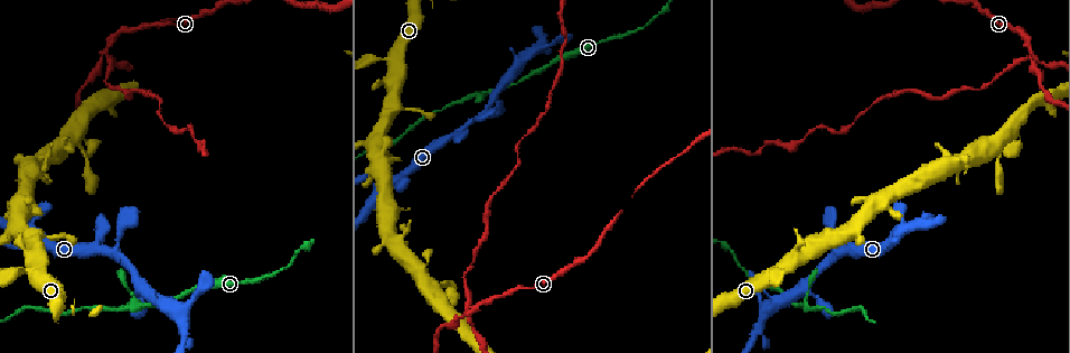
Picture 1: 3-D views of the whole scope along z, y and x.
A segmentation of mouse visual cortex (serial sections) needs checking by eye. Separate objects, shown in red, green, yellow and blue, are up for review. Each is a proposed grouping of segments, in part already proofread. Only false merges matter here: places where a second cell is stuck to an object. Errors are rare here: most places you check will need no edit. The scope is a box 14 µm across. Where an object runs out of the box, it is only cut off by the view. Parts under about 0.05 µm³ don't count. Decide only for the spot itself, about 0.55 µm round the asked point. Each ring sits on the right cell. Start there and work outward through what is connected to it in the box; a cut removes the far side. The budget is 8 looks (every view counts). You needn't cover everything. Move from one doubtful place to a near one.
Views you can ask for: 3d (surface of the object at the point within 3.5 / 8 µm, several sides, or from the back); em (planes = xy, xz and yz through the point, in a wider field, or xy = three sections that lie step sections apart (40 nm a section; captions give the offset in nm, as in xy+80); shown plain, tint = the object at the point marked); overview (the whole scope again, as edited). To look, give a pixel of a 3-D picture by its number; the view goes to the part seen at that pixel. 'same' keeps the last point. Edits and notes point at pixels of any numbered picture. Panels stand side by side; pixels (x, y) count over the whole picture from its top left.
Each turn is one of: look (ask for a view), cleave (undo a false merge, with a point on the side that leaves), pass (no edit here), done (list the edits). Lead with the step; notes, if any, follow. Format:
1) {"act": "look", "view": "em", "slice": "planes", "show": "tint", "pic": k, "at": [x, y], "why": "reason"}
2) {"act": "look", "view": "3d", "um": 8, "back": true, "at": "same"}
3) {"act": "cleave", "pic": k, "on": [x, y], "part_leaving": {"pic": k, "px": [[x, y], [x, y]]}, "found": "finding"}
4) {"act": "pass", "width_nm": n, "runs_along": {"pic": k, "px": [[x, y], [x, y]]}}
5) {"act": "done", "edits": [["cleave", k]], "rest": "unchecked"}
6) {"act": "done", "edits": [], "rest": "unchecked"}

{"act": "look", "view": "3d", "um": 8, "pic": 1, "at": [139, 305], "why": "arms part here"}

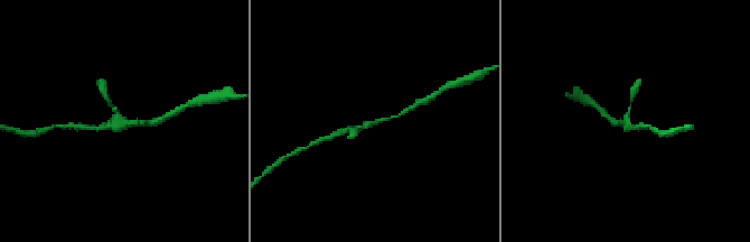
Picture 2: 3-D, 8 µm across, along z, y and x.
{"act": "look", "view": "3d", "um": 3.5, "pic": 2, "at": [123, 122]}

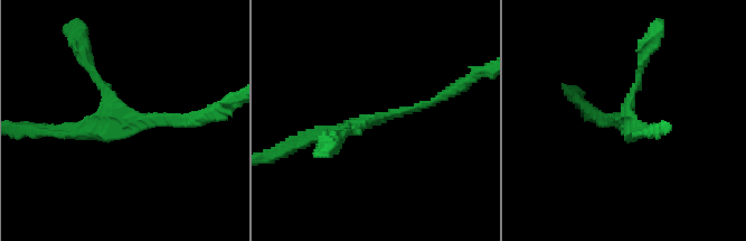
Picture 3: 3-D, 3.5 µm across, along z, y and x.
{"act": "look", "view": "em", "slice": "xy", "step": 3, "show": "tint", "pic": 3, "at": [129, 124], "why": "need the tissue"}

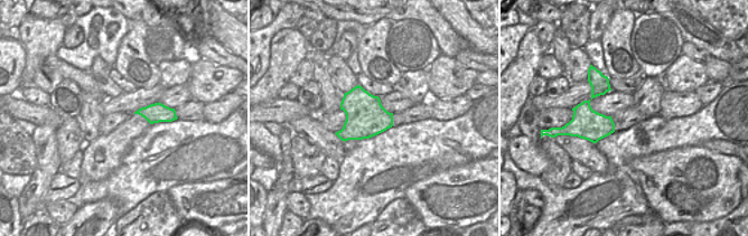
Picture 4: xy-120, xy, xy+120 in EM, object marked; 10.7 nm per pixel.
{"act": "pass", "runs_along": {"pic": 3, "px": [[446, 93], [413, 110], [305, 139]]}, "found": "continuous, no second cell"}

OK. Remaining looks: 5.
{"act": "look", "view": "3d", "um": 3.5, "back": true, "pic": 1, "at": [901, 231], "why": "thin neck"}

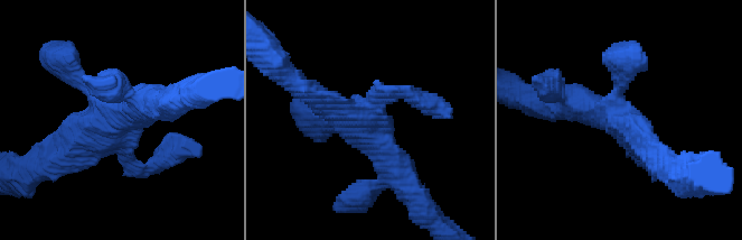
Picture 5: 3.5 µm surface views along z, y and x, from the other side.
{"act": "look", "view": "em", "slice": "xy", "step": 2, "show": "tint", "pic": 5, "at": [622, 123], "arms": 4, "arm_widths_nm": [150, 150, 300, 400], "why": "now the EM"}

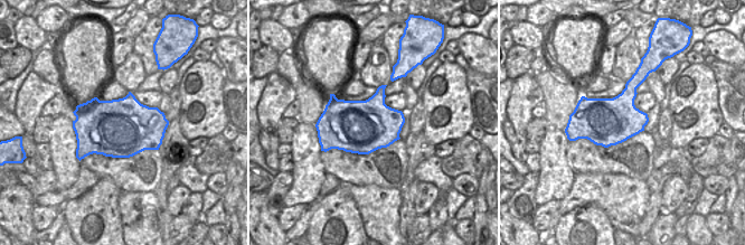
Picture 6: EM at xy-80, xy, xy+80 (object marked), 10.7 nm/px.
{"act": "look", "view": "em", "slice": "xy", "step": 1, "show": "tint", "at": "same", "why": "another direction"}

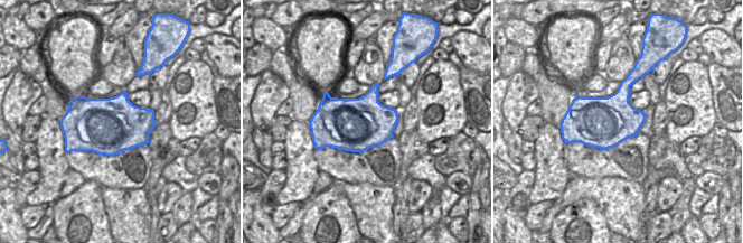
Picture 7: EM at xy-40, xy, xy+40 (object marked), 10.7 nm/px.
{"act": "pass", "runs_along": {"pic": 5, "px": [[301, 86], [370, 131], [397, 175]]}, "found": "one cell here"}

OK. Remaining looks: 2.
{"act": "look", "view": "3d", "um": 3.5, "pic": 1, "at": [37, 237], "why": "side arm on a straight run"}

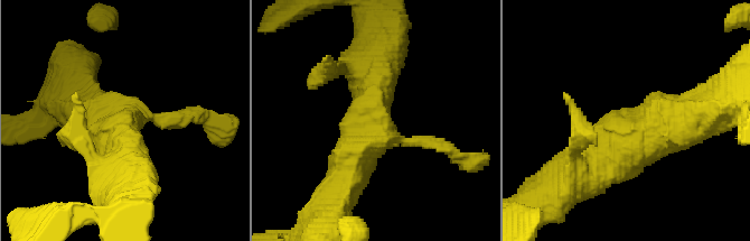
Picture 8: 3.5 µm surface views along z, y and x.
{"act": "look", "view": "em", "slice": "xy", "step": 2, "show": "tint", "pic": 8, "at": [127, 121], "arms": 3, "arm_widths_nm": [150, 500, 600], "why": "shape alone is not enough"}

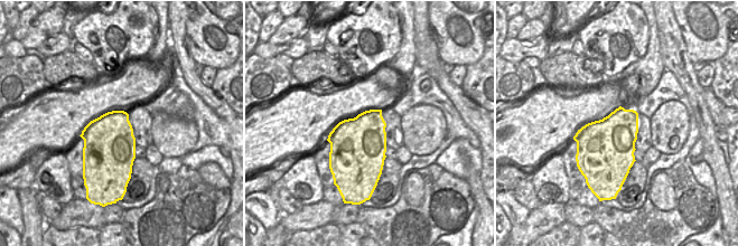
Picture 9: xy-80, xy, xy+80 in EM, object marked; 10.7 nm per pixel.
{"act": "pass", "runs_along": {"pic": 8, "px": [[581, 174], [607, 153], [702, 114]]}, "found": "continuous, no second cell"}

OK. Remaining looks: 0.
{"act": "done", "edits": [], "rest": "unchecked"}

